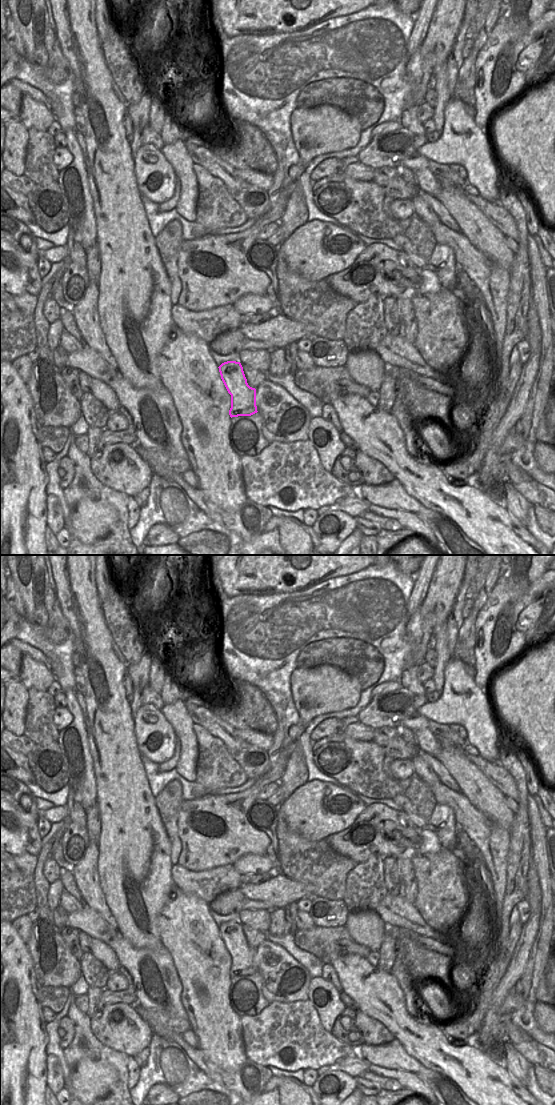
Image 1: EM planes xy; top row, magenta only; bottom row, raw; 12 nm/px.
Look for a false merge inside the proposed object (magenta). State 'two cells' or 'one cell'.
one cell

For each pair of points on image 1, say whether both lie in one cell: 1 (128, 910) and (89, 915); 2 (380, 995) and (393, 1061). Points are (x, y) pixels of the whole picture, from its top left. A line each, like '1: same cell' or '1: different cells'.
1: different cells
2: different cells

